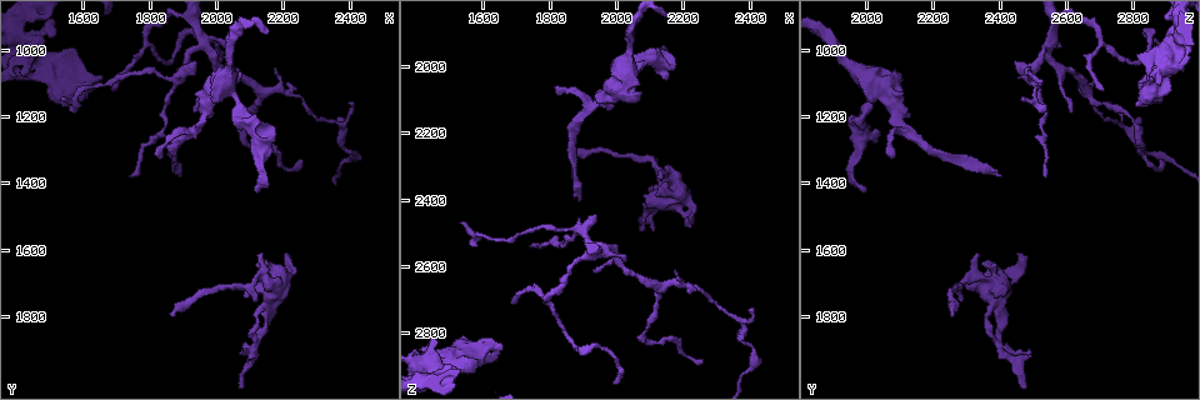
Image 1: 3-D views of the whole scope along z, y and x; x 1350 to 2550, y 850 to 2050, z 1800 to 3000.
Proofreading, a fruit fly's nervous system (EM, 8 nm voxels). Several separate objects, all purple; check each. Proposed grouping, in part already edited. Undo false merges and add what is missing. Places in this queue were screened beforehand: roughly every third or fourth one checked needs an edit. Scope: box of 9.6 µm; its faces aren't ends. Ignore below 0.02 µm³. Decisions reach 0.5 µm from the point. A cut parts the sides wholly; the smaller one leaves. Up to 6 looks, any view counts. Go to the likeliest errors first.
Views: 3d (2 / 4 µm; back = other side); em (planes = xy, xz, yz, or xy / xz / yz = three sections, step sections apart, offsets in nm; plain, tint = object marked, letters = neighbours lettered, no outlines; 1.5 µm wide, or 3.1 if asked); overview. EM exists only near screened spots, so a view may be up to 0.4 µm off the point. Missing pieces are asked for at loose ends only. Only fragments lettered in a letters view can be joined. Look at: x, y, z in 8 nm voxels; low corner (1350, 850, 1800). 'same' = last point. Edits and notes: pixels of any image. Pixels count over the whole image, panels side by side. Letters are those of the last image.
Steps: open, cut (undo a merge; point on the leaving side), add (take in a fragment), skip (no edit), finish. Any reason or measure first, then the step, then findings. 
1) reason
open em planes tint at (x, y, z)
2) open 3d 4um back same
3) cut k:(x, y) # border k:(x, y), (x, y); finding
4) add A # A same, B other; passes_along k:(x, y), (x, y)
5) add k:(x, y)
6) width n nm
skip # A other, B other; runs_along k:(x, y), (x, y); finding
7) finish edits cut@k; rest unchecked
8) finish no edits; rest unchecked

thick end
open em planes letters at (2100, 1750, 2390)

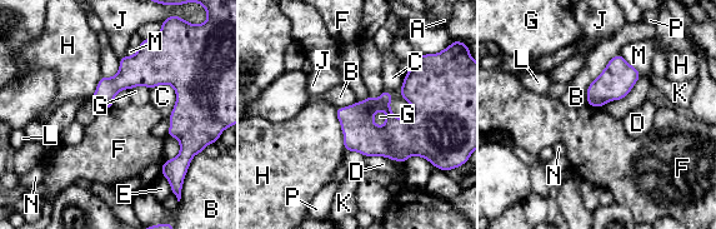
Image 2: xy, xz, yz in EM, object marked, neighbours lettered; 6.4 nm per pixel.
skip # A other, B other, C other, D other, E other, F other, G other, H other, J other, K other, L other, M other, N other, P other; border 2:(587, 104), (601, 108); no lettered fragment goes on from it

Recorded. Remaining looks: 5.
thin end
open em planes letters at (1990, 1070, 2940)

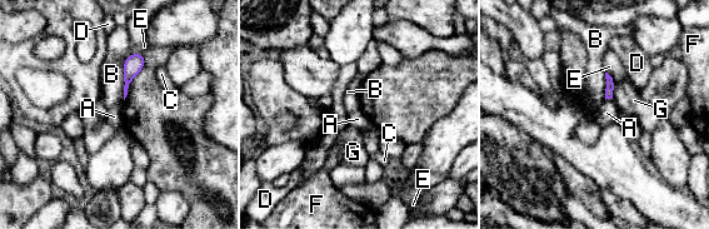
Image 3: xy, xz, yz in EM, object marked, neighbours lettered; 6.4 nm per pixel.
skip # A other, B other, C other, D other, E other, F other, G other; no lettered fragment goes on from it

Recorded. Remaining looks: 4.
tapers out
open em planes letters at (1870, 1800, 2250)

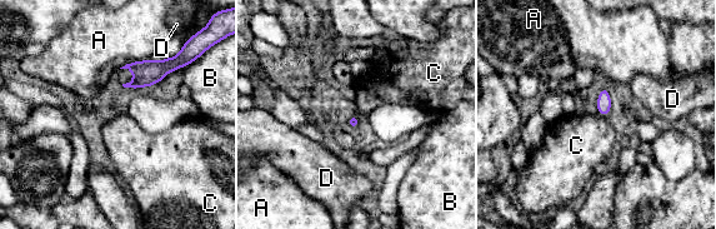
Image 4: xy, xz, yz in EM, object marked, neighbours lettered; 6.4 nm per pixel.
skip # A other, B other, C other, D other; no lettered fragment goes on from it

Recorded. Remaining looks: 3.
finish no edits; rest unchecked

